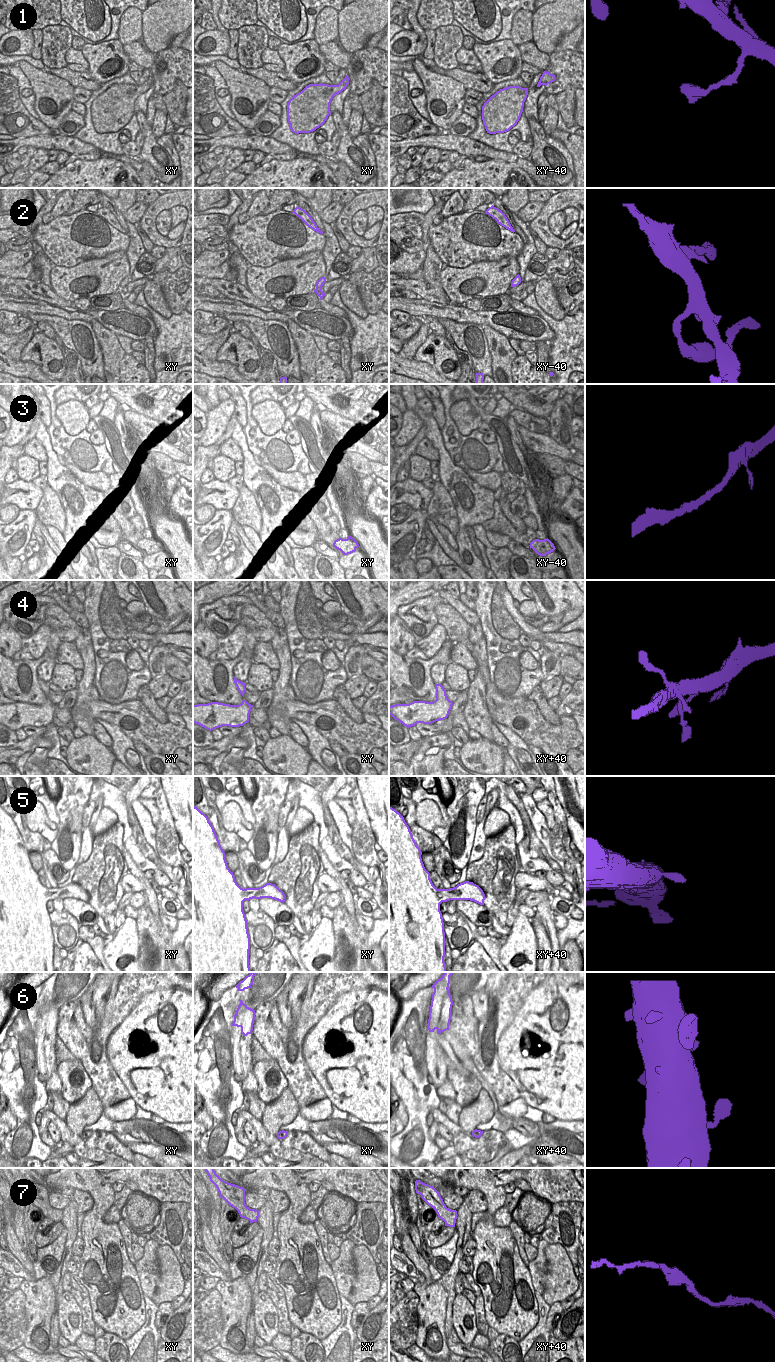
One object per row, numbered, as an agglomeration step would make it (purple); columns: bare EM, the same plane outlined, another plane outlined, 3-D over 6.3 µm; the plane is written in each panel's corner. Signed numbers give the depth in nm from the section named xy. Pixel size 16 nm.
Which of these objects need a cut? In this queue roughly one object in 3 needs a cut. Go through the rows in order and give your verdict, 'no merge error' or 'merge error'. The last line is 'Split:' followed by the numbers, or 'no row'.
1: no merge error
2: no merge error
3: no merge error
4: no merge error
5: no merge error
6: merge error
7: no merge error
Split: 6

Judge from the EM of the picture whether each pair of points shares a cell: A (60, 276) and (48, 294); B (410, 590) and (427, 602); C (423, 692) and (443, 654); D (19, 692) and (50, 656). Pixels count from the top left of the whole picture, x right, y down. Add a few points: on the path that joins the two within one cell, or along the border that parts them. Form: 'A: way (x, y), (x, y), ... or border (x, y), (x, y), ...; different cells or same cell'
A: border (50, 287), (59, 296), (72, 302); different cells
B: border (436, 593), (417, 598), (399, 607); different cells
C: way (425, 682), (426, 668), (433, 661); same cell
D: way (26, 688), (26, 674), (38, 662); same cell

